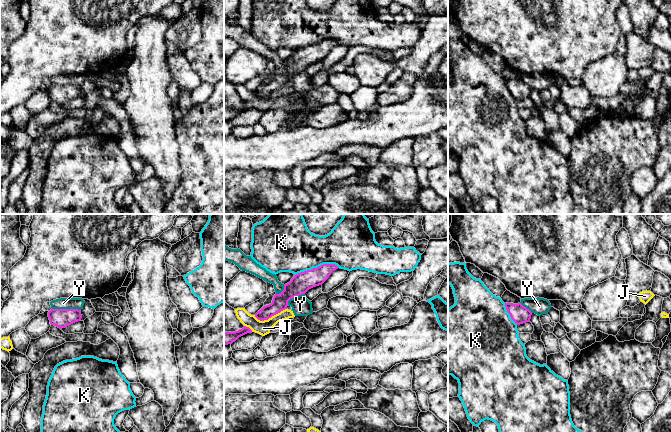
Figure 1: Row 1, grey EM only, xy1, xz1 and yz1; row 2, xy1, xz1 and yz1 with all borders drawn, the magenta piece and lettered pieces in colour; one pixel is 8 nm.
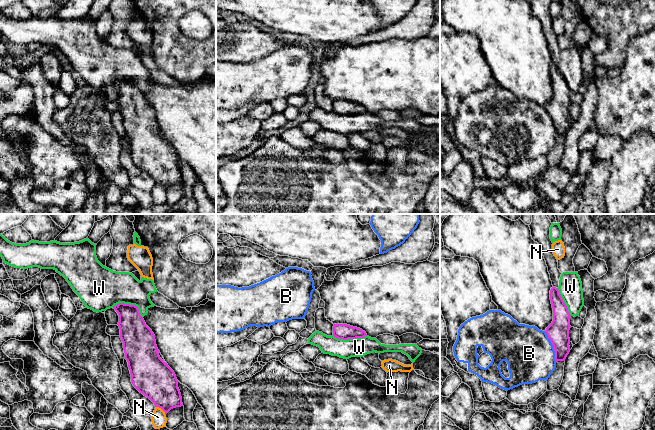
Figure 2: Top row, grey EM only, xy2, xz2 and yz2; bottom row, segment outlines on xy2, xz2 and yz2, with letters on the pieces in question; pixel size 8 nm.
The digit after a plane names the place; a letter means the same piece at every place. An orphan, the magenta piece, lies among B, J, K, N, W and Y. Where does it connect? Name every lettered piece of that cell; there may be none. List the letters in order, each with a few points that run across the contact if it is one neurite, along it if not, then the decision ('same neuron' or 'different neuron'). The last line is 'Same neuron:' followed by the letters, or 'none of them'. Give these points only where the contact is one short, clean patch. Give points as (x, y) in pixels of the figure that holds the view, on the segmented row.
B: different neuron
J: different neuron
K: different neuron
N: line xy2 (155, 406), (158, 406), (165, 414); different neuron
W: different neuron
Y: line xy1 (52, 308), (77, 308), (79, 310); different neuron
Same neuron: none of them

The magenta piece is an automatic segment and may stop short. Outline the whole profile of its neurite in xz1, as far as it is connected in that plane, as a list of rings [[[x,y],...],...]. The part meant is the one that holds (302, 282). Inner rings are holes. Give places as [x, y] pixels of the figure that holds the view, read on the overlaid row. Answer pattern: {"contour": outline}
{"contour": [[[323,264],[294,275],[291,281],[284,285],[284,290],[274,295],[272,303],[259,310],[255,317],[264,321],[287,309],[290,299],[305,294],[313,287],[322,285],[336,269],[338,266],[335,264]]]}

